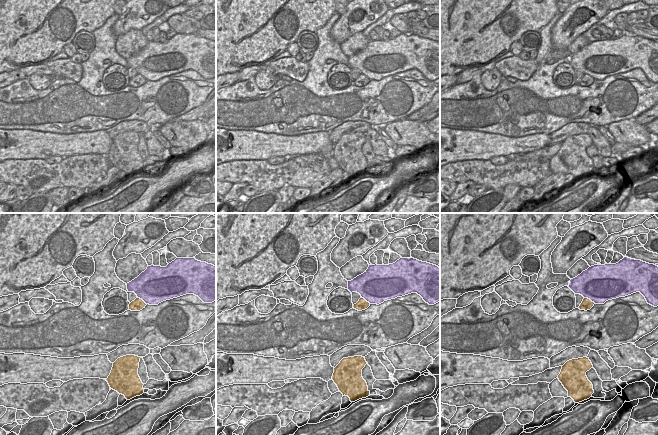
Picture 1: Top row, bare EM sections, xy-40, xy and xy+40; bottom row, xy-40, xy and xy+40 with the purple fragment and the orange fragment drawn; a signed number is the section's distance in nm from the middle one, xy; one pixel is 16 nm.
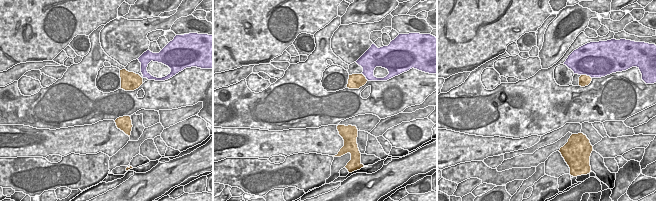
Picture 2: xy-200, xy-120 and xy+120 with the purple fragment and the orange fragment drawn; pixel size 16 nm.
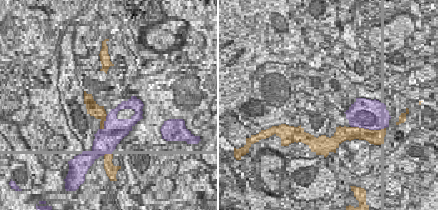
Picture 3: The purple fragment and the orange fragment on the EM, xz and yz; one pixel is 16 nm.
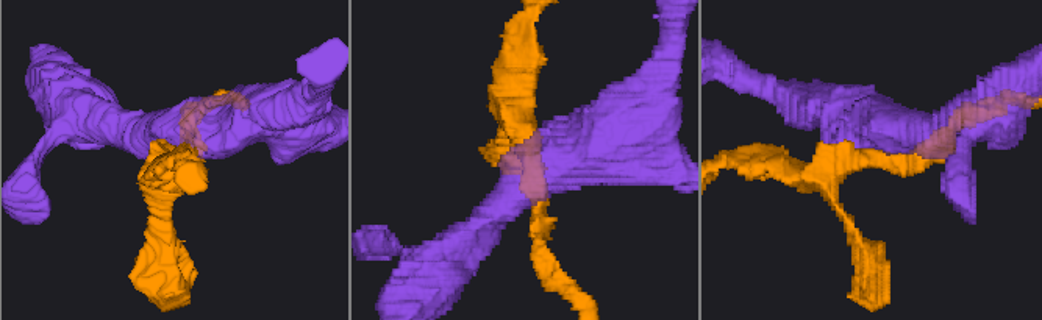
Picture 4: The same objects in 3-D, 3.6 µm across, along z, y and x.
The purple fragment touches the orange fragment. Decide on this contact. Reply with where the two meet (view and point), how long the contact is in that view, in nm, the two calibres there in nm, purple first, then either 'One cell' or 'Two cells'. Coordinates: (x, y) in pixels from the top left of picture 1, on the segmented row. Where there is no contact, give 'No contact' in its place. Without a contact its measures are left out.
Touches purple at xy+40 (590, 299). Shared border 220 nm. Thickness 500 nm (purple) against 180 nm. Two cells

